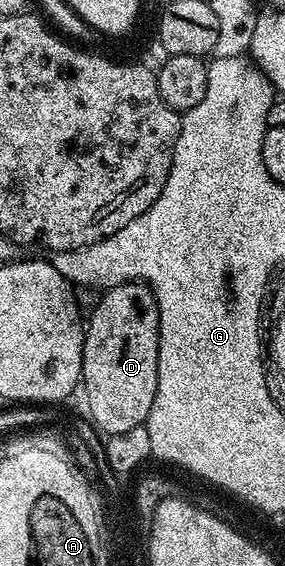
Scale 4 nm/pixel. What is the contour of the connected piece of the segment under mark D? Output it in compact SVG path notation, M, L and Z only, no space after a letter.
M143 282L116 284L101 296L92 317L86 320L80 375L91 423L101 433L113 436L141 427L150 406L154 406L158 394L160 315L151 288Z

